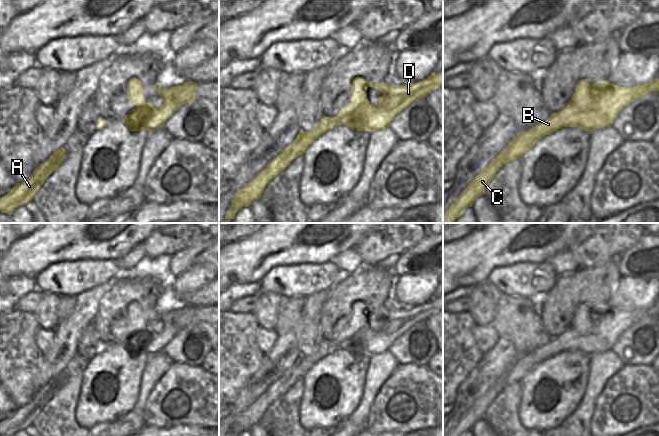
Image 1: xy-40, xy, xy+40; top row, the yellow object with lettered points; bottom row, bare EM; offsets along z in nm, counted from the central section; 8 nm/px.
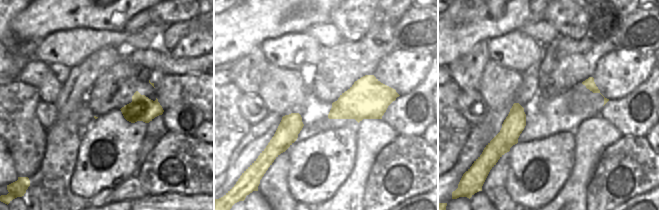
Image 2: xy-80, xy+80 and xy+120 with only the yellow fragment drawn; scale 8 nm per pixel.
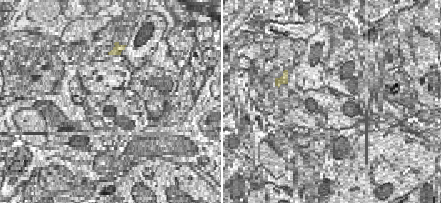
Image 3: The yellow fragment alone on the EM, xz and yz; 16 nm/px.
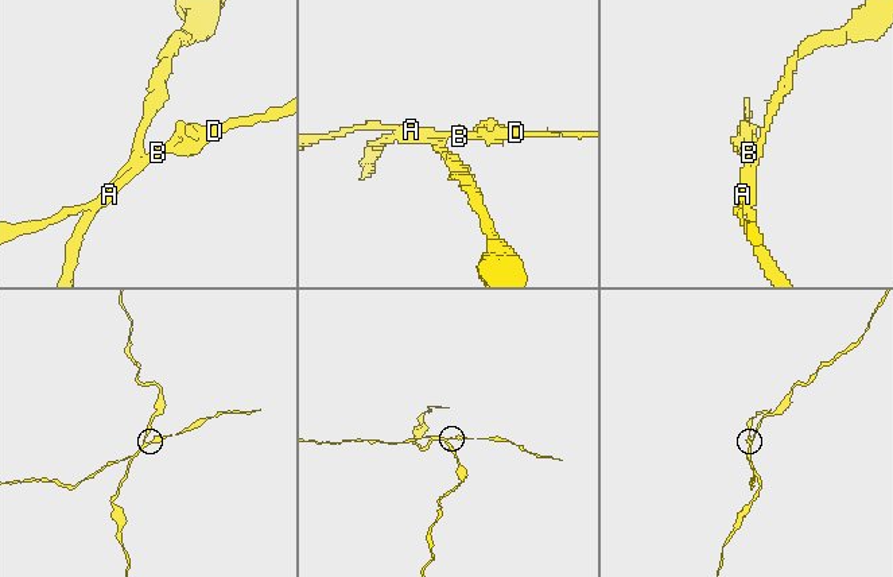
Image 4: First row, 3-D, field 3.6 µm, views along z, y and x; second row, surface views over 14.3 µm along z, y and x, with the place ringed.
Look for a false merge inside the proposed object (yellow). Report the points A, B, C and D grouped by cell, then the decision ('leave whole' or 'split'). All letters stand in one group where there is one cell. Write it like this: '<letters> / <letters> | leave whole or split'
A B D / C | split

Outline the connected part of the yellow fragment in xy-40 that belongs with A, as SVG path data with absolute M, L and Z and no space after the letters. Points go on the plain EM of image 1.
M62 371L39 389L26 405L17 407L10 417L0 421L0 436L13 436L29 427L45 404L61 389L64 382L65 372Z

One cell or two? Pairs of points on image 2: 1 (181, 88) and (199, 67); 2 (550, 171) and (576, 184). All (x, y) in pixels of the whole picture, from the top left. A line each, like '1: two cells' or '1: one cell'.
1: two cells
2: two cells

